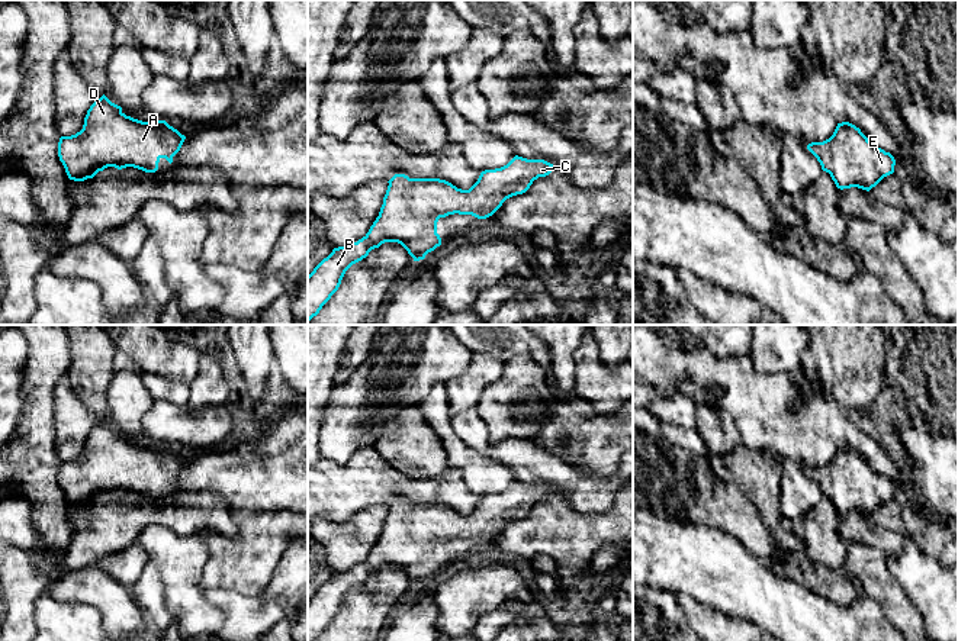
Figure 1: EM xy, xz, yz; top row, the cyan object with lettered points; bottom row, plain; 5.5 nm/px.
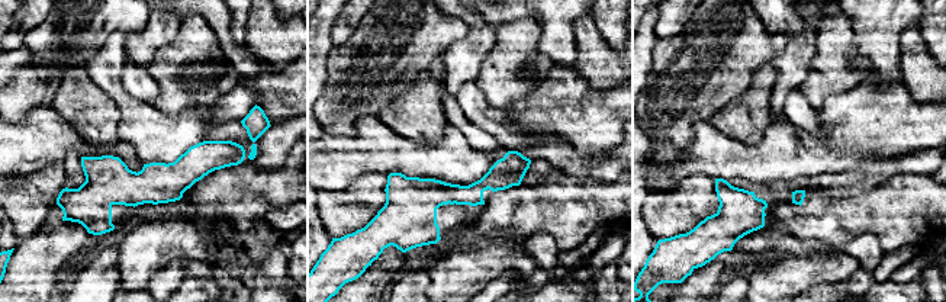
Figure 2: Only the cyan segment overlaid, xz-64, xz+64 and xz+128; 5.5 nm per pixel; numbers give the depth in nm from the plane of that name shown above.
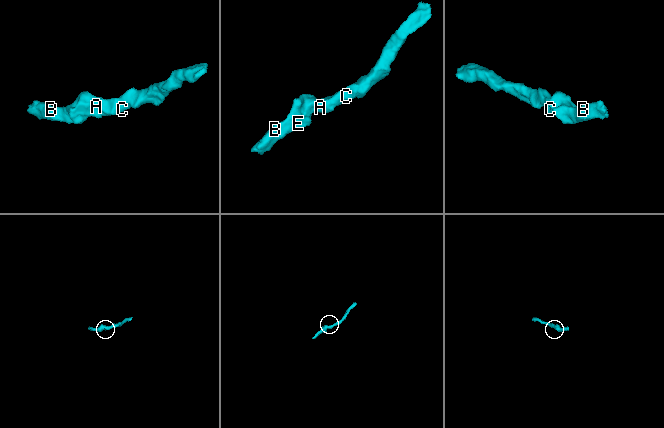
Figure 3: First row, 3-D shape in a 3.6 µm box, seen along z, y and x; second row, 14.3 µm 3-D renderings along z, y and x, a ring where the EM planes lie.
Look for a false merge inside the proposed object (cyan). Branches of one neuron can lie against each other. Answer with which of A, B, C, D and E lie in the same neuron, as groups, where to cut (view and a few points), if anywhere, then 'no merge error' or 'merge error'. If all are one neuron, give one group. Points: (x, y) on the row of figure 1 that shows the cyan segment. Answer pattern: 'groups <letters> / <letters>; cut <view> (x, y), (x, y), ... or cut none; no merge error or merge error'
groups A B C D E; cut none; no merge error

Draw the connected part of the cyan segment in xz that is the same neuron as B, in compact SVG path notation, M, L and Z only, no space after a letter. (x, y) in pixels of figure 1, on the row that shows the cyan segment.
M515 155L501 168L482 171L478 181L469 190L457 189L440 178L409 178L405 174L395 174L388 181L389 186L383 197L383 204L369 232L357 242L334 248L308 276L308 323L338 290L345 271L353 264L366 258L372 249L379 248L385 242L398 242L408 251L414 261L424 260L428 252L441 245L441 238L437 233L440 218L459 213L486 219L507 199L525 193L534 180L546 177L554 170L556 167L544 160L527 160Z

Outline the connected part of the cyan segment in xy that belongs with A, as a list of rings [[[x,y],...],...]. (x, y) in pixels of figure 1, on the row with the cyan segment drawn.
[[[103,94],[87,110],[83,129],[60,138],[58,157],[74,181],[93,178],[107,167],[155,173],[161,158],[173,162],[184,139],[165,120],[142,122],[126,116]]]

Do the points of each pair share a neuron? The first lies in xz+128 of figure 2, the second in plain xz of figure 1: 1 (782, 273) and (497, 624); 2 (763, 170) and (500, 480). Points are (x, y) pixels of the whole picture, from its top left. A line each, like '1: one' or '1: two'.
1: one
2: two

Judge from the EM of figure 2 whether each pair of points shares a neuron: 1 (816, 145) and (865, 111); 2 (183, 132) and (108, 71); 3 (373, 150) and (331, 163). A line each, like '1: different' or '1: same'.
1: same
2: same
3: same

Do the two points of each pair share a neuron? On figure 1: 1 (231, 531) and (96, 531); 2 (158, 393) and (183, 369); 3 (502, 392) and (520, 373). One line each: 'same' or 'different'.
1: same
2: different
3: same

